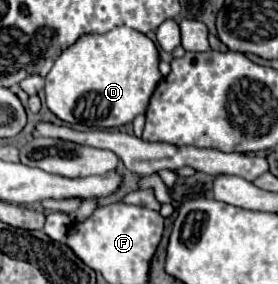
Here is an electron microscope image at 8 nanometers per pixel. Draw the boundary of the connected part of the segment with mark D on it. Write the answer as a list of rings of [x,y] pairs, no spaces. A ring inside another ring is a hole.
[[[115,27],[109,33],[103,35],[85,35],[75,45],[65,49],[59,59],[55,61],[53,69],[45,77],[44,91],[46,104],[51,113],[55,113],[65,123],[81,123],[87,127],[121,127],[131,123],[139,113],[145,113],[149,99],[155,91],[155,85],[161,79],[161,73],[157,69],[159,65],[159,53],[155,43],[129,27]]]

